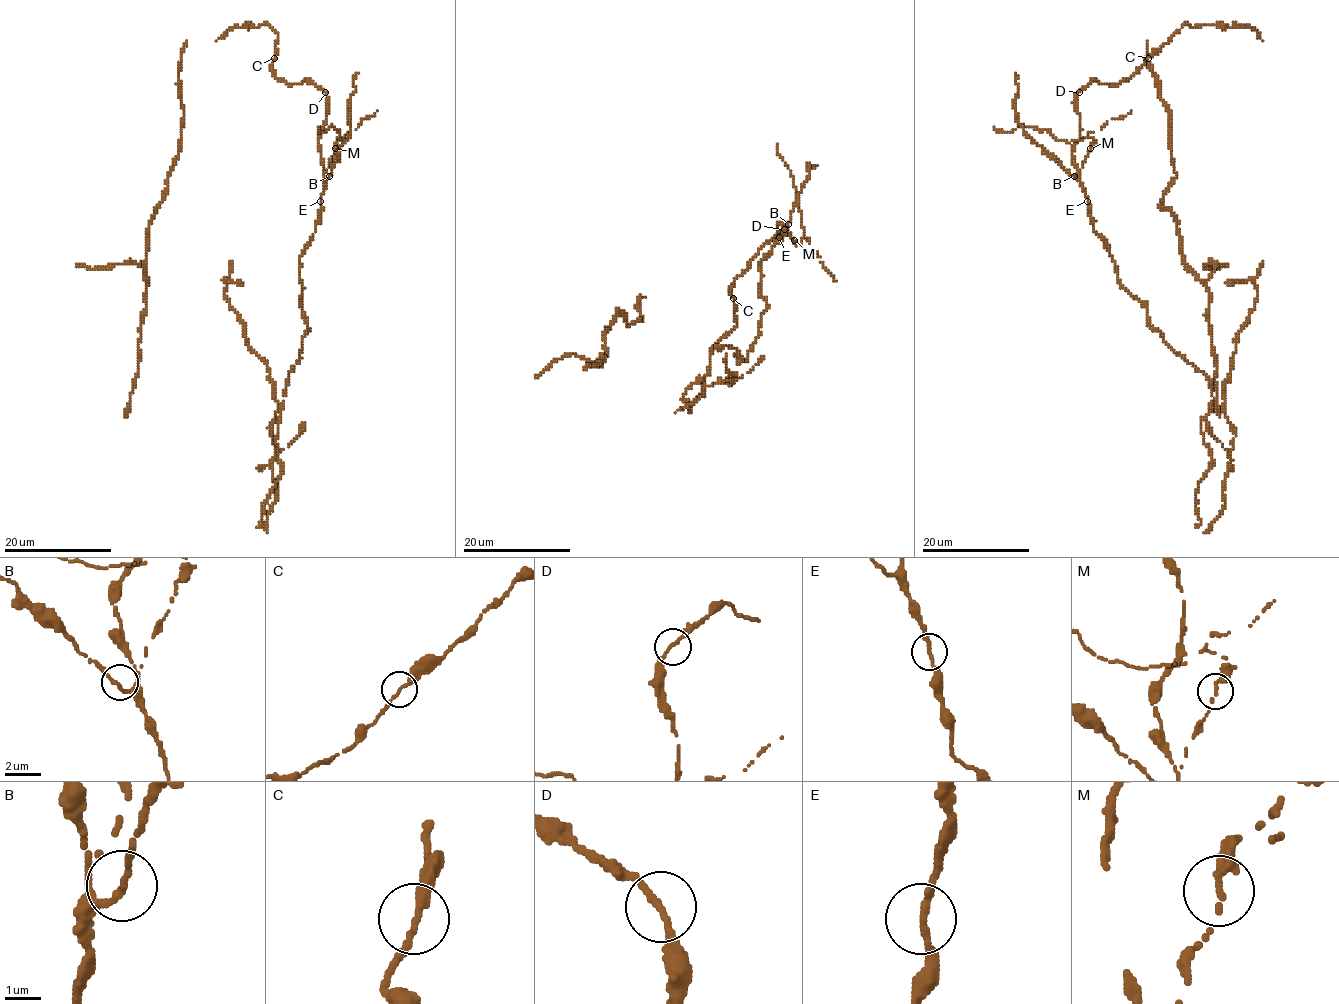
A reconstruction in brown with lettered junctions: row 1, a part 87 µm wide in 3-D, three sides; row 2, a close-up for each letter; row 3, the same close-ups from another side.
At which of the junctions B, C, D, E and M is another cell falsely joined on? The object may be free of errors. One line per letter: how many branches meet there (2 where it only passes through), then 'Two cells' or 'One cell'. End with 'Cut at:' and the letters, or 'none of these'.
B: Branches: 2. One cell
C: Branches: 2. One cell
D: Branches: 2. One cell
E: Branches: 2. One cell
M: Branches: 2. Two cells
Cut at: M

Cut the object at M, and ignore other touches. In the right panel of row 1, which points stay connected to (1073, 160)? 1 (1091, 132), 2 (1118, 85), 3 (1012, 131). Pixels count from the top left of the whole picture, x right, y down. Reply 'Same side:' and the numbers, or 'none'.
Same side: 2

